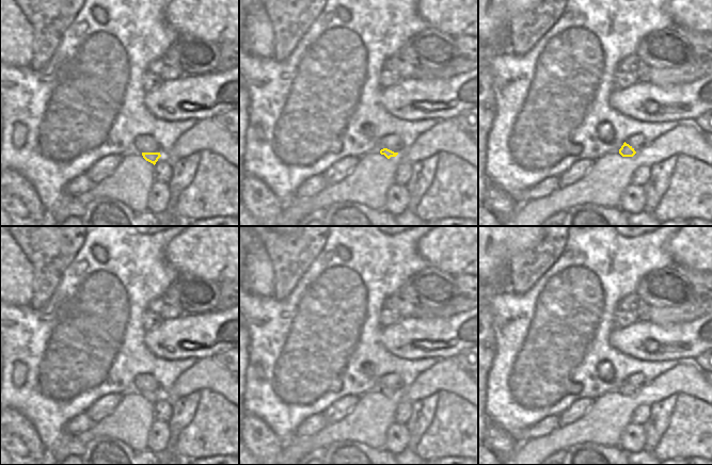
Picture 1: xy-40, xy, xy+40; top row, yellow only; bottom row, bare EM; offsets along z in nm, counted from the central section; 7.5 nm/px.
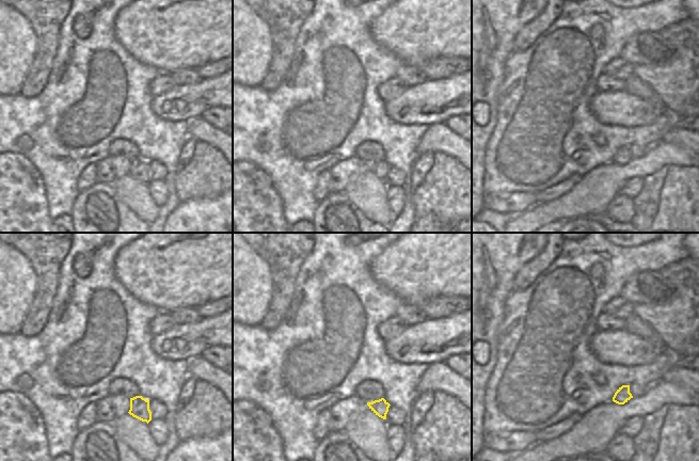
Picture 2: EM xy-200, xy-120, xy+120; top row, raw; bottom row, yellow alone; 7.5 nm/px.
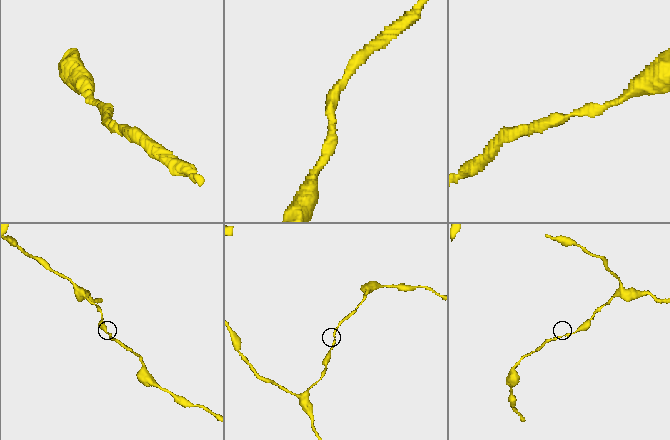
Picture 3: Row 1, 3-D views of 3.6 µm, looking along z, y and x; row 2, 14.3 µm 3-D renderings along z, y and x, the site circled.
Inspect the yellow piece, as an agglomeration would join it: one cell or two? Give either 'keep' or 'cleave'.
keep

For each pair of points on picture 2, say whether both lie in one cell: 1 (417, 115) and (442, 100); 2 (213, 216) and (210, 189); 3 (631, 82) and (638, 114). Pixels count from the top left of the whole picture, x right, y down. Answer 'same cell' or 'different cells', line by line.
1: same cell
2: different cells
3: different cells

